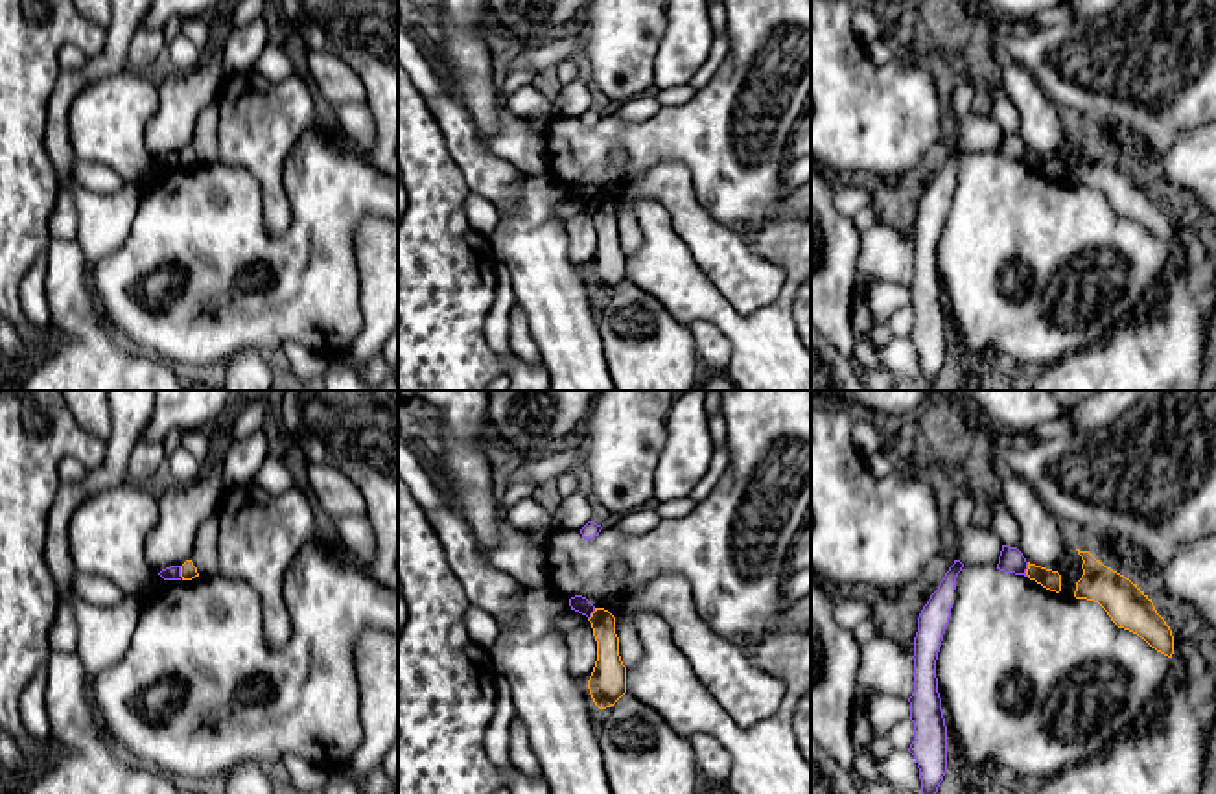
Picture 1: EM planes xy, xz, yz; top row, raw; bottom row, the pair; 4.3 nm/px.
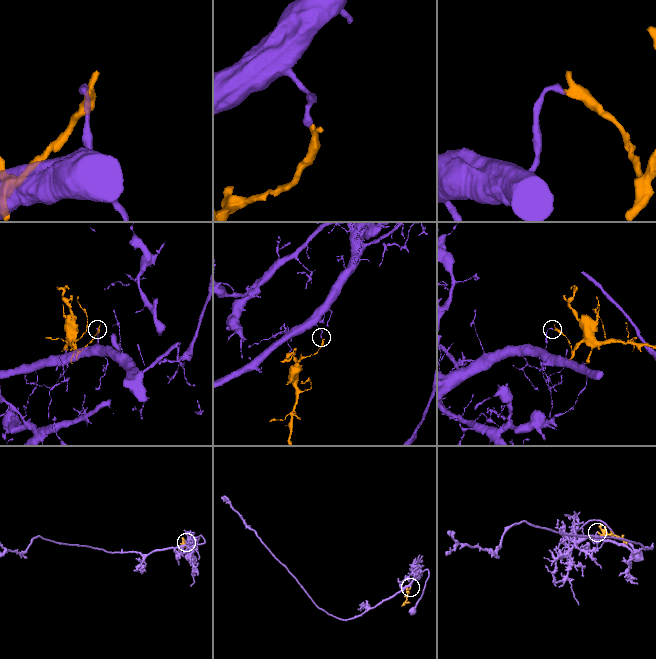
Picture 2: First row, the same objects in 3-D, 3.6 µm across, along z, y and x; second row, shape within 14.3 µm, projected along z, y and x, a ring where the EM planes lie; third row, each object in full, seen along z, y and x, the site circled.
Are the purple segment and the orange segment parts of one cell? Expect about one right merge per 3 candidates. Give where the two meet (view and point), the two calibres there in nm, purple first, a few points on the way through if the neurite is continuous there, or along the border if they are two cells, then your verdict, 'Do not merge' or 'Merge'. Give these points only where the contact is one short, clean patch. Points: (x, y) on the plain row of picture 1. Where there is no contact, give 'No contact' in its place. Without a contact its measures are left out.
Touches purple at yz (1027, 155). Thickness 110 nm (purple) against 90 nm. Boundary: yz (1028, 150), (1027, 163). Do not merge

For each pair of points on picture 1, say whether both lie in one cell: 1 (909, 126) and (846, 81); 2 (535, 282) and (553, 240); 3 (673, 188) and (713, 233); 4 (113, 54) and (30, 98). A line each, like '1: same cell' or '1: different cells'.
1: same cell
2: same cell
3: same cell
4: different cells

